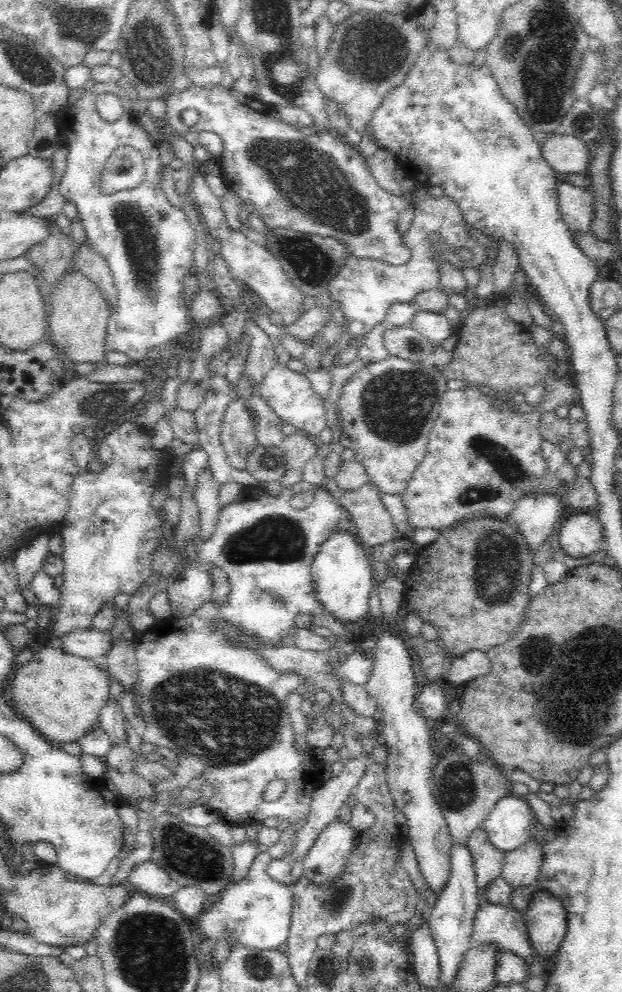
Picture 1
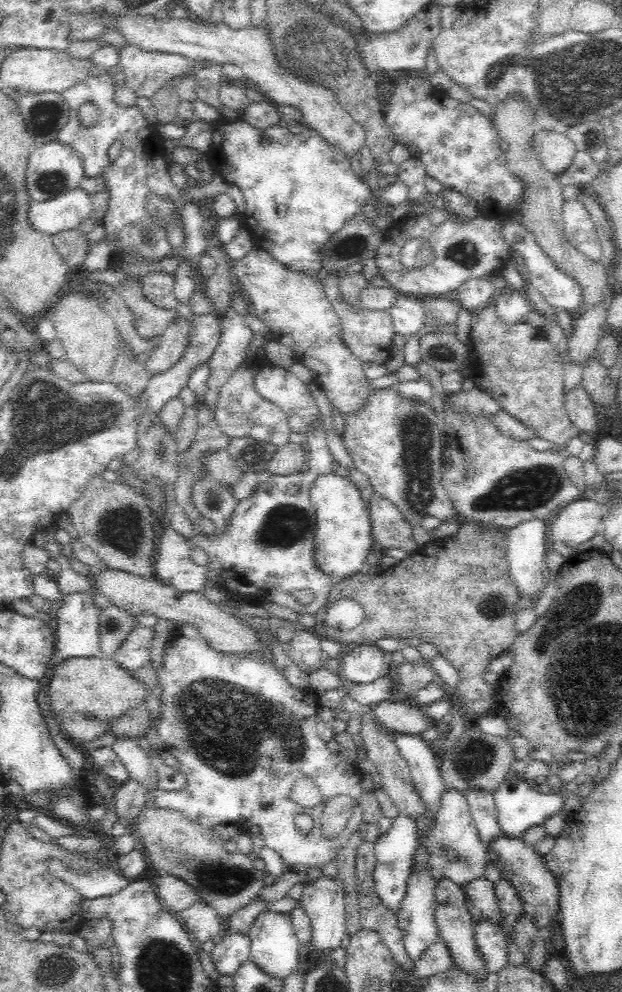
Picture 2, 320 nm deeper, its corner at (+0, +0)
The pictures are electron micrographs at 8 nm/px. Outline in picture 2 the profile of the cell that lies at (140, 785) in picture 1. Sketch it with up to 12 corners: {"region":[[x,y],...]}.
{"region":[[172,809],[134,823],[148,866],[187,882],[220,917],[259,898],[246,849]]}

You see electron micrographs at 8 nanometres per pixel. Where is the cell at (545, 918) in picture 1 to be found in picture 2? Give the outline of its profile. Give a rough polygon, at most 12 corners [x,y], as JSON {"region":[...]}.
{"region":[[500,834],[488,860],[540,931],[557,920],[556,877],[520,836]]}

